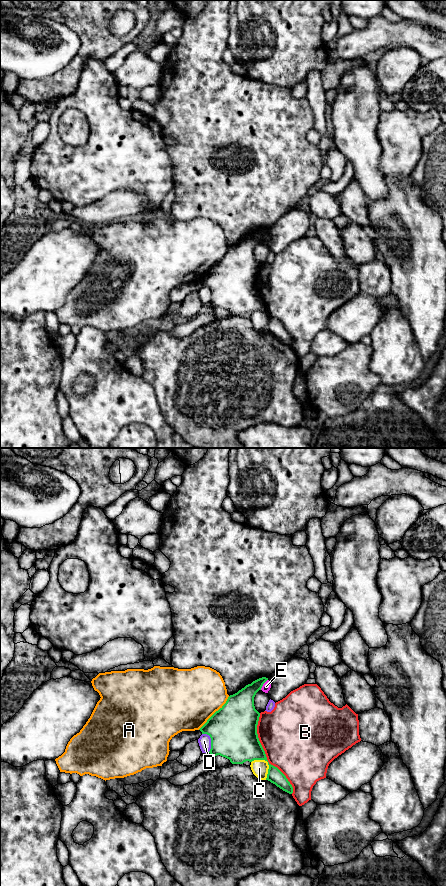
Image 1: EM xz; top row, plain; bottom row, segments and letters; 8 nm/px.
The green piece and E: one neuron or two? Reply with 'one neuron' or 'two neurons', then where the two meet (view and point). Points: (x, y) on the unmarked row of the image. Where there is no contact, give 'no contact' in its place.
two neurons | xz (263, 235)

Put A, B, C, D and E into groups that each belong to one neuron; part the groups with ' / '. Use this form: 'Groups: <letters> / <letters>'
Groups: A / B / C / D E

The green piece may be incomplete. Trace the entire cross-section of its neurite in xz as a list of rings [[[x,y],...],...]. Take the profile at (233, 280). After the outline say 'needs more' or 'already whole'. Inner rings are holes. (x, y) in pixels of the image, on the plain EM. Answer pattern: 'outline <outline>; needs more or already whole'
outline [[[259,230],[230,247],[226,255],[199,281],[211,290],[209,305],[220,307],[232,316],[265,312],[265,303],[259,293],[257,277],[260,265],[255,261],[254,249],[268,232]]]; already whole

